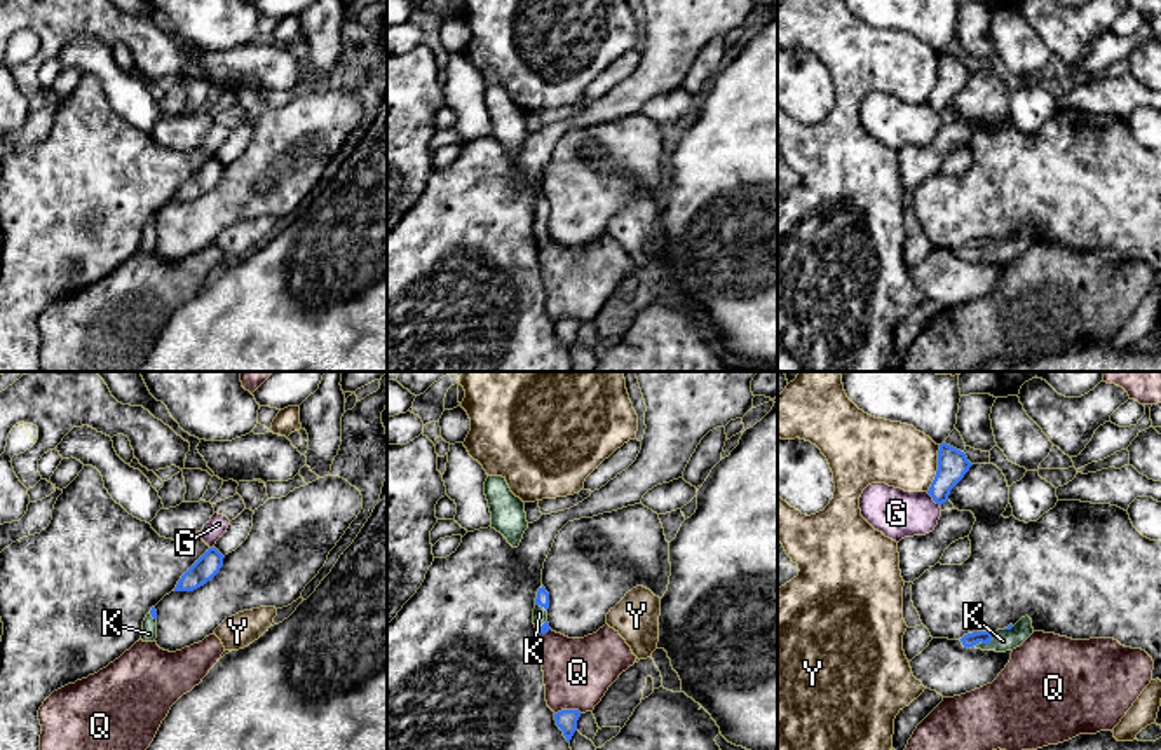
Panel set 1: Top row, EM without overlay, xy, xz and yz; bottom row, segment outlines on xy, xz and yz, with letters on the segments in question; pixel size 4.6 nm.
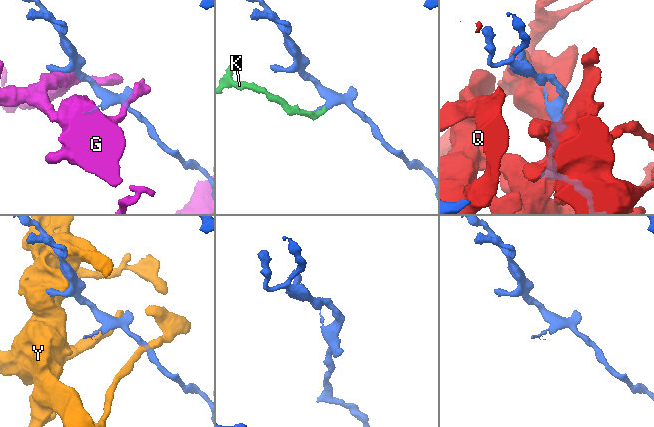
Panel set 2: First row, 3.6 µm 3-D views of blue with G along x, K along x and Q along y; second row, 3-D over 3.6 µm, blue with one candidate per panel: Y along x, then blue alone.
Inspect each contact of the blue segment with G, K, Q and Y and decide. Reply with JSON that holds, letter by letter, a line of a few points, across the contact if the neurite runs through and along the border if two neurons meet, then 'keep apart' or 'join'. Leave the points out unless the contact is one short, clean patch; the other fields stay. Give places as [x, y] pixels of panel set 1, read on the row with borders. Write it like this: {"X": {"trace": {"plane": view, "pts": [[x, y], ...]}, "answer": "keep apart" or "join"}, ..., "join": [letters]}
{"G": {"answer": "keep apart"}, "K": {"trace": {"plane": "yz", "pts": [[971, 639], [985, 642], [1003, 640]]}, "answer": "join"}, "Q": {"answer": "keep apart"}, "Y": {"answer": "keep apart"}, "join": ["K"]}

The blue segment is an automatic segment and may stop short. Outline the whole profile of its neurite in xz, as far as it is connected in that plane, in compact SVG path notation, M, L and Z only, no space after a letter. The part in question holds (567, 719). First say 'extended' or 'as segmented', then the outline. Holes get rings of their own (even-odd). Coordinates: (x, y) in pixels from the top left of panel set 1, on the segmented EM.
as segmented | M561 710L554 713L556 726L563 731L563 736L570 743L574 733L577 731L577 720L580 717L579 710Z

